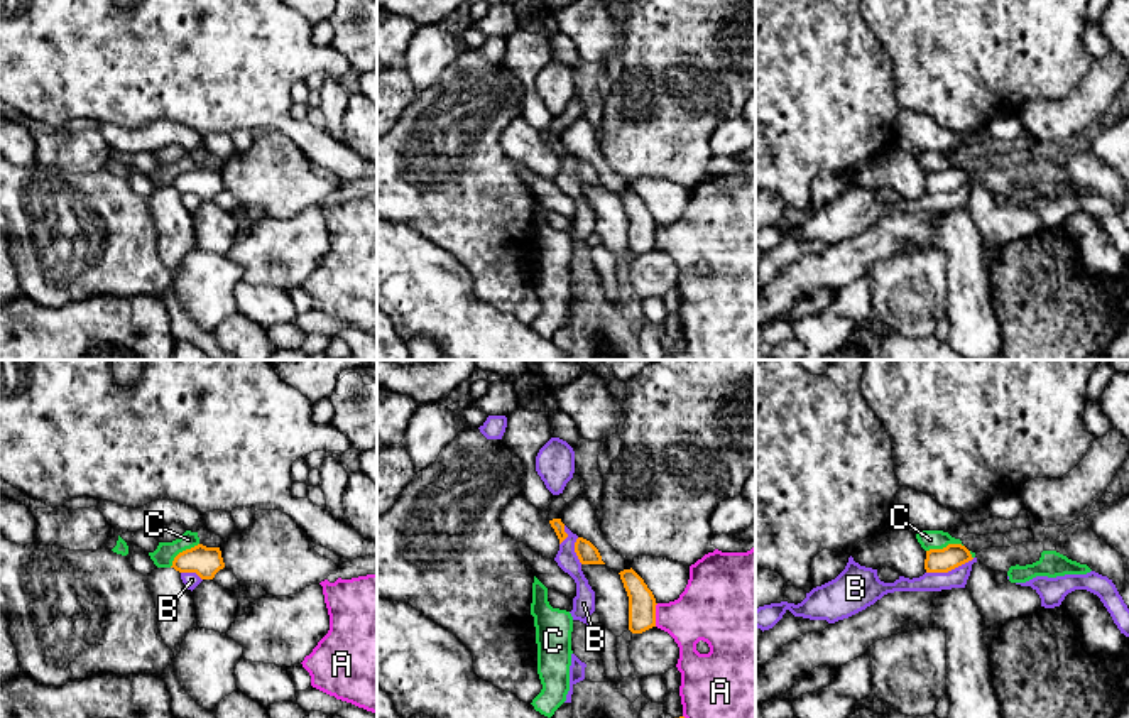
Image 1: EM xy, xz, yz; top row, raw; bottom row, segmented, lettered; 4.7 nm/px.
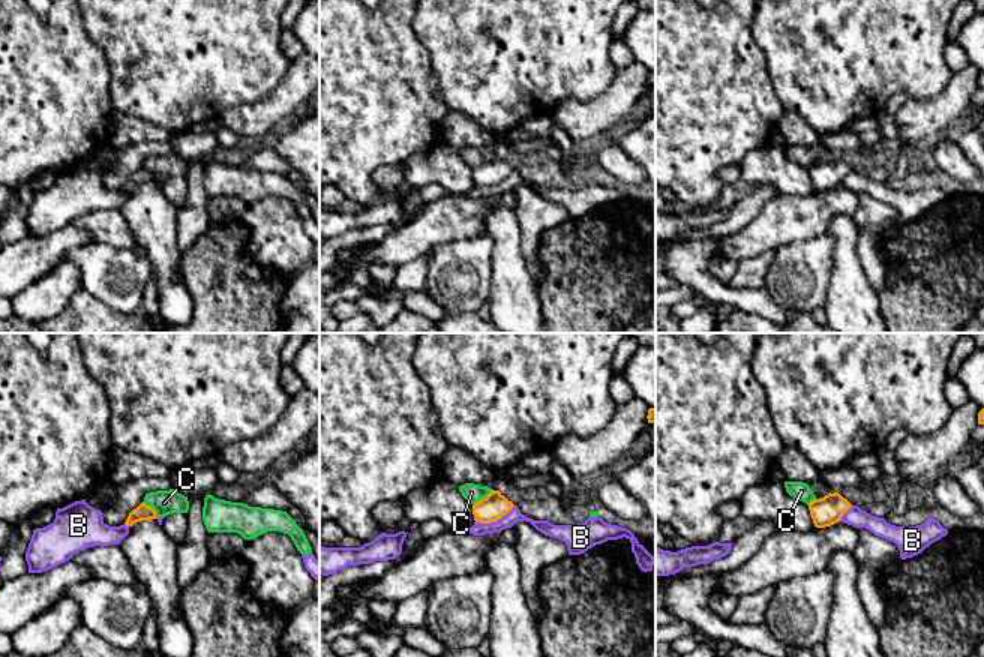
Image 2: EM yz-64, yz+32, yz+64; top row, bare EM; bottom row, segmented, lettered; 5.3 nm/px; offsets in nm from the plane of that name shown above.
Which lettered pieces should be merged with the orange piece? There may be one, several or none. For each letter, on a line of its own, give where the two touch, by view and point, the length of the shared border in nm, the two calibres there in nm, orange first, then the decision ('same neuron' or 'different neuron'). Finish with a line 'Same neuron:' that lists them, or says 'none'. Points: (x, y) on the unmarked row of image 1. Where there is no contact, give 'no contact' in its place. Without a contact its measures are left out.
A: xz (654, 237) | 110 nm | 130/300 nm | different neuron
B: yz (950, 191) | 240 nm | 120/100 nm | different neuron
C: yz (943, 169) | 180 nm | 120/100 nm | different neuron
Same neuron: none

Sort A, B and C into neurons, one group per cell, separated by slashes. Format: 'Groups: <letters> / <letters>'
Groups: A / B / C

